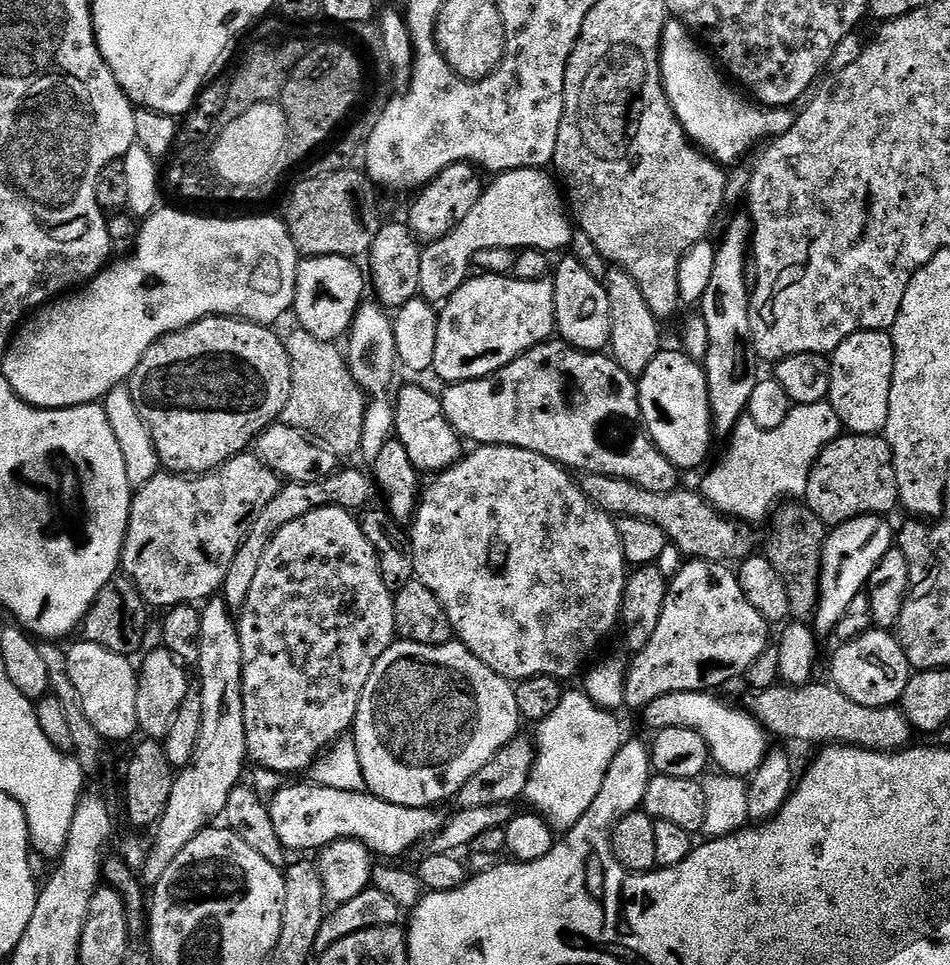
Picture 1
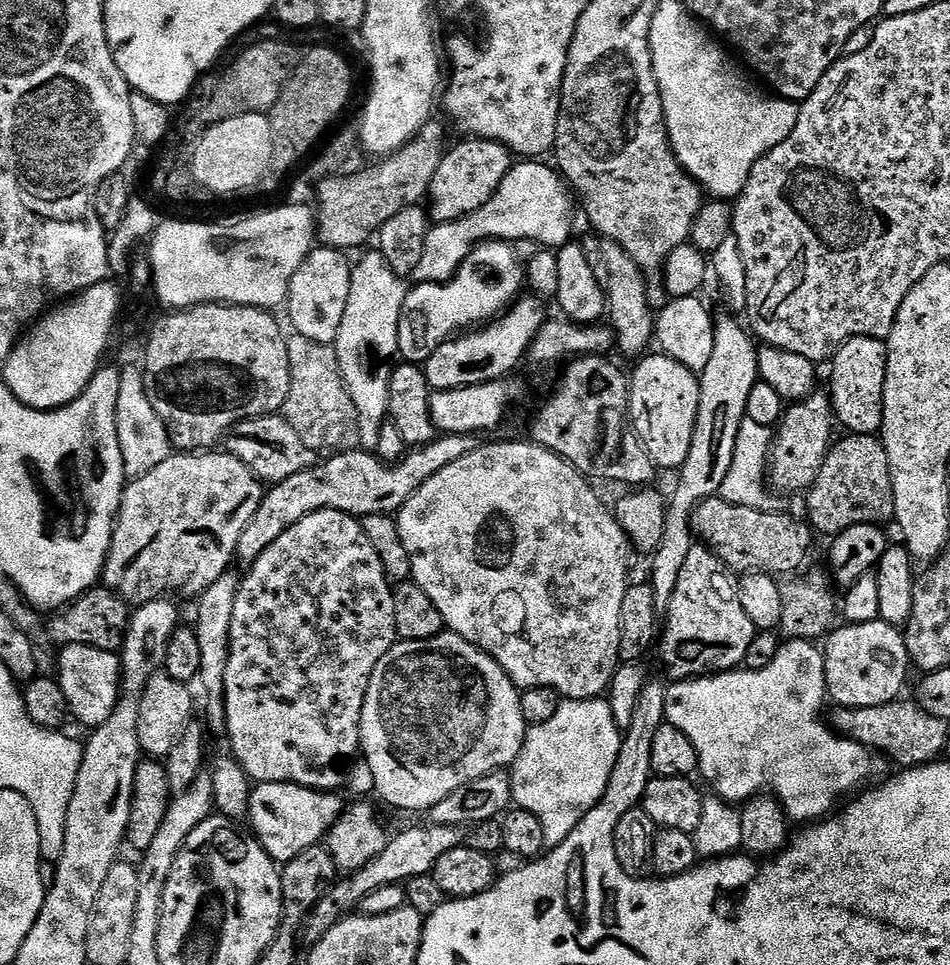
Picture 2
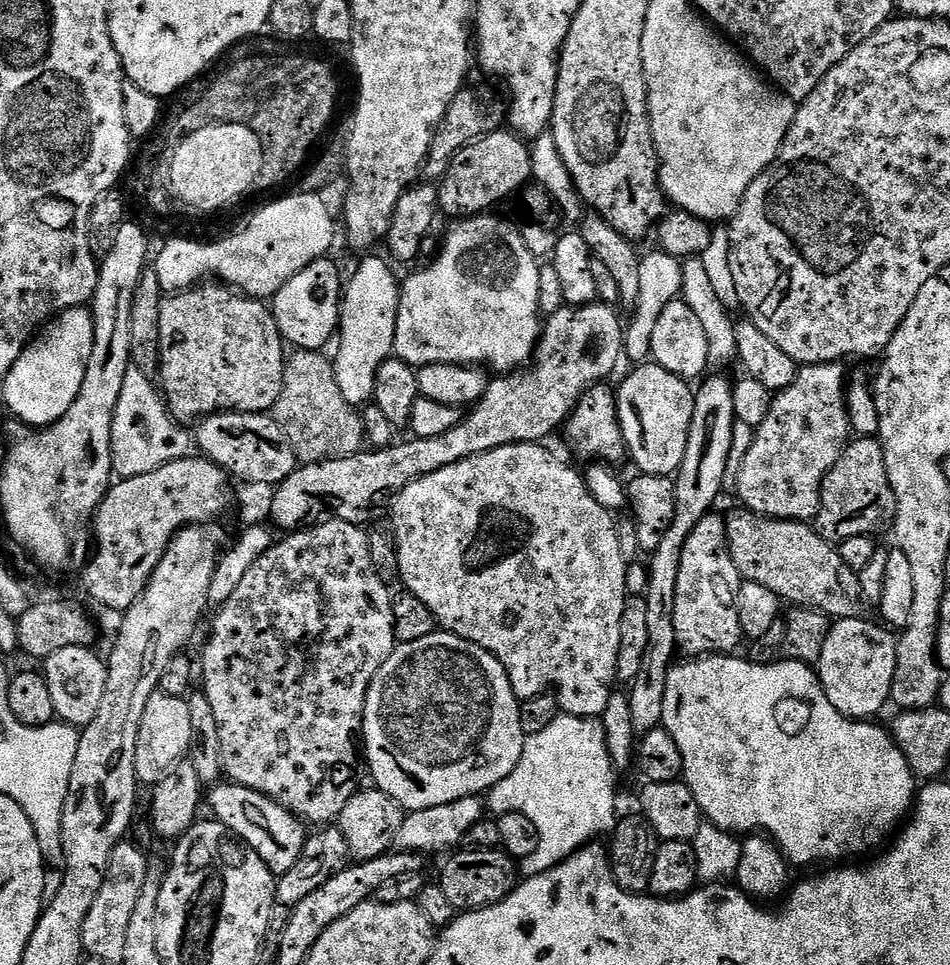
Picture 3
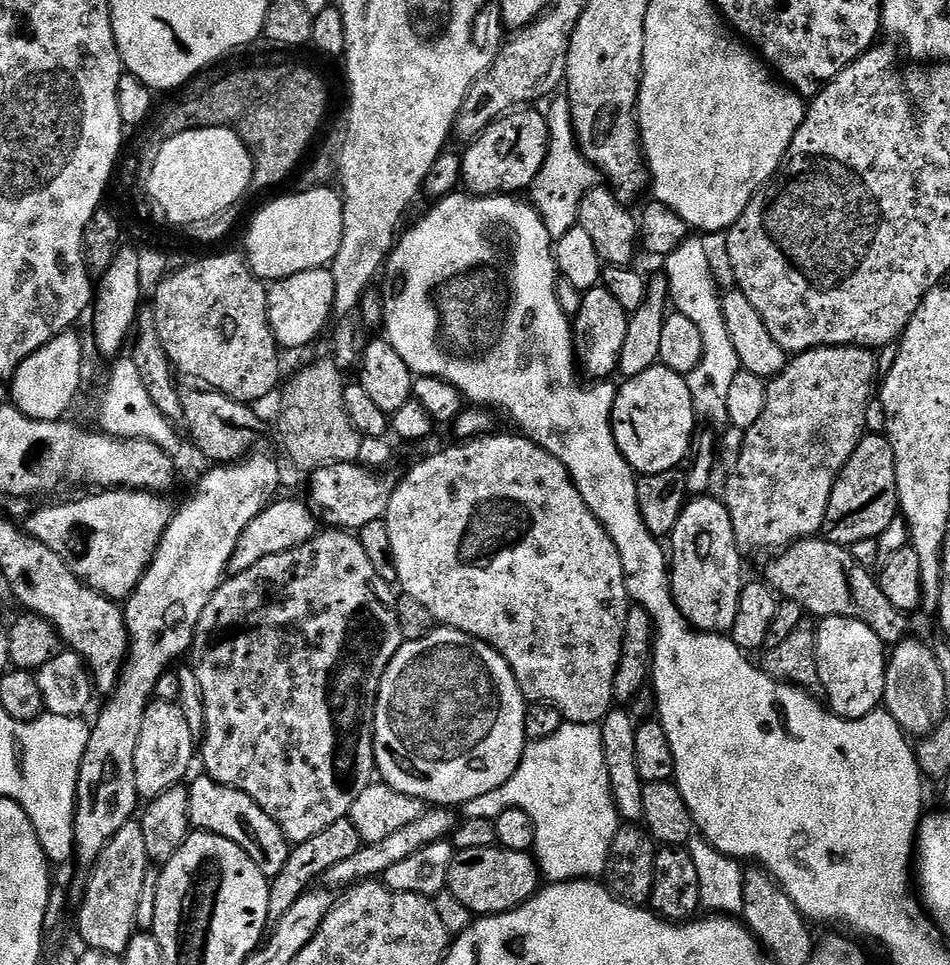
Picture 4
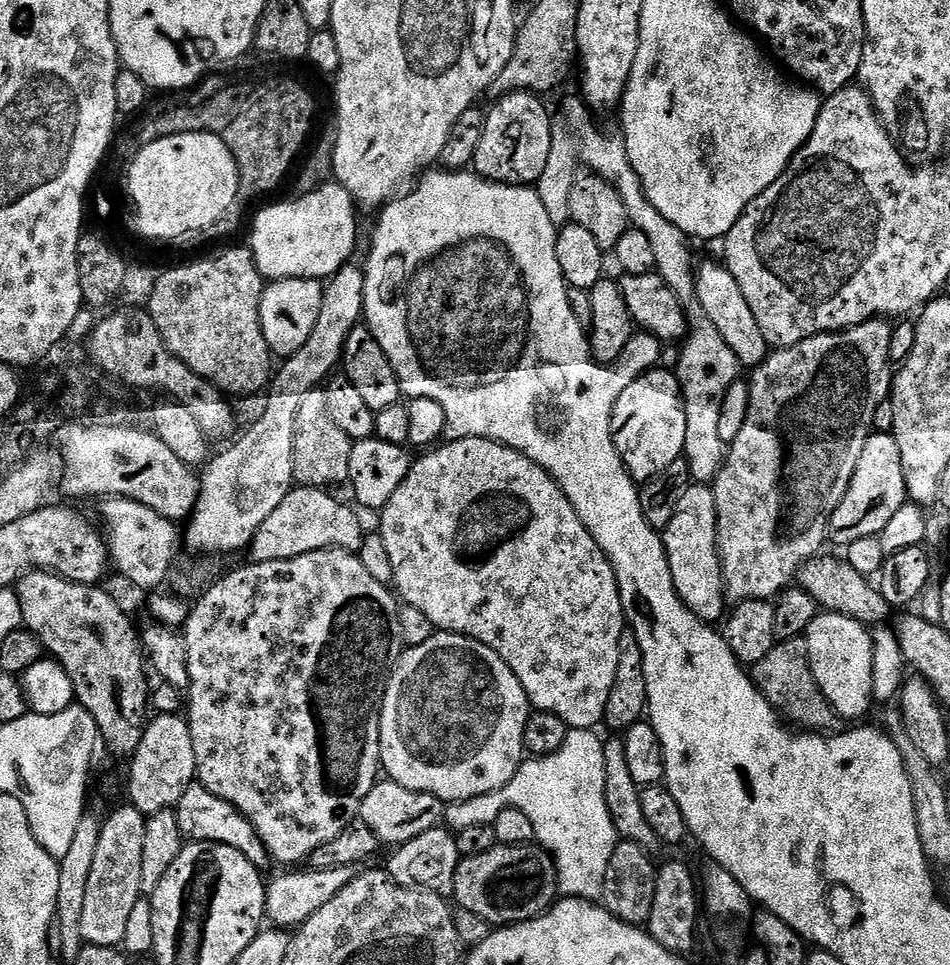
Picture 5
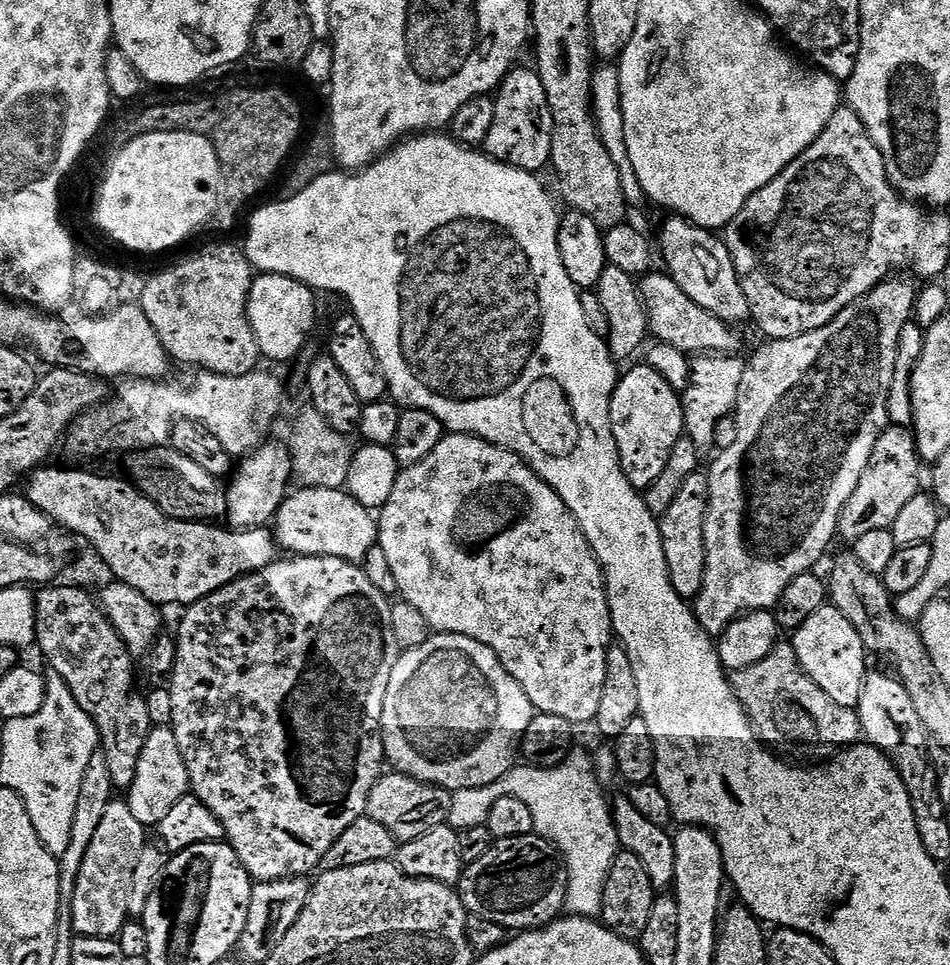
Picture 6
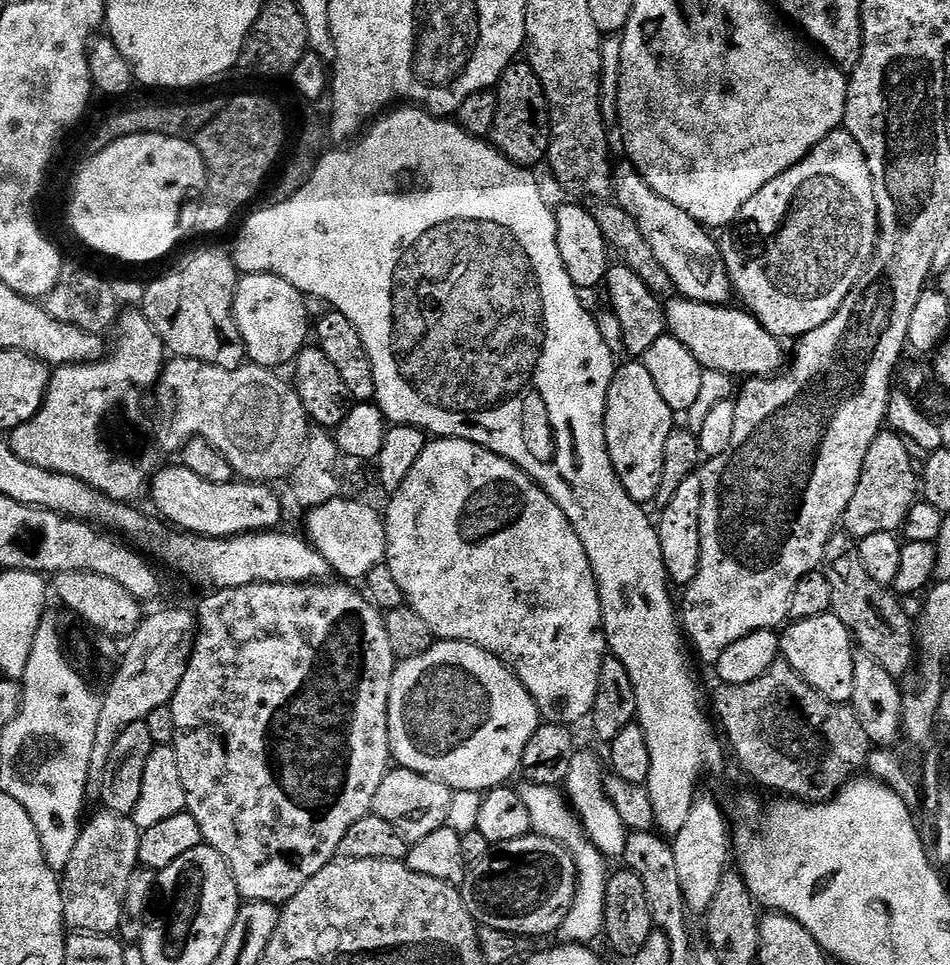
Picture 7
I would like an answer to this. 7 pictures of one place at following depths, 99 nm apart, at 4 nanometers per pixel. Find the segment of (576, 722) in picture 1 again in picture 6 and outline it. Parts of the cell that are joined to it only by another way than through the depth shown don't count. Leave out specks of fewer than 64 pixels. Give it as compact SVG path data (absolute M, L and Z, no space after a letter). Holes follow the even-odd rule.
M576 750L553 768L516 766L490 786L453 792L447 824L459 833L485 827L490 809L501 798L518 798L518 802L526 802L530 814L534 814L536 832L558 849L568 869L564 912L569 916L599 917L604 883L620 848L620 839L612 821L609 801L600 797L600 784L592 773L591 762Z

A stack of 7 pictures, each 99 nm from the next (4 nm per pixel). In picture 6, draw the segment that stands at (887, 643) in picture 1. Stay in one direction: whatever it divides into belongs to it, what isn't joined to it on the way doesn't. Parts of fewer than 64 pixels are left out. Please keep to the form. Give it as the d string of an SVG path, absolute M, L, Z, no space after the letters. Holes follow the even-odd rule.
M831 606L818 609L794 632L790 643L809 680L818 685L838 707L855 709L862 694L864 679L870 672L869 657L858 630L854 630L854 626L850 626L846 618L842 618L839 610Z

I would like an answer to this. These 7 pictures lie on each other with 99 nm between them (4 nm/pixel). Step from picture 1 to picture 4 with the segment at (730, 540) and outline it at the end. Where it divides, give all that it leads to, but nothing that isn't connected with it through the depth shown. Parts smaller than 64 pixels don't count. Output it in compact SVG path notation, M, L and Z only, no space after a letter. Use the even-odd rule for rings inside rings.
M809 538L789 544L772 558L768 564L767 583L783 599L800 604L809 617L841 616L866 622L886 646L895 646L909 635L909 613L890 606L886 594L882 594L879 579L860 565L847 547L823 538Z

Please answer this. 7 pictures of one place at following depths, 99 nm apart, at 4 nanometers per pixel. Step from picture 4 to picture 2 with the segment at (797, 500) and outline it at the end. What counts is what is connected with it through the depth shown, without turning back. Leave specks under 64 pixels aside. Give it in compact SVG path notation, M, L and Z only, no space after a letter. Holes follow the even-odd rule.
M817 390L806 399L795 401L783 413L774 432L770 459L766 465L767 479L772 479L771 487L777 493L804 494L812 487L822 462L828 457L828 449L834 443L832 426L834 427L832 401L829 399L829 393L824 390Z

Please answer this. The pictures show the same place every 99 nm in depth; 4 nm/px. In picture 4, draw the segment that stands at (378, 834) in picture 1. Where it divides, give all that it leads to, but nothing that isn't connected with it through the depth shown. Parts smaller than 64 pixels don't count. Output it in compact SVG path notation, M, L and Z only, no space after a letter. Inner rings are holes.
M200 774L193 784L187 785L190 794L190 825L201 832L212 832L215 836L230 838L262 870L266 877L274 877L282 866L286 866L286 858L290 851L290 841L284 837L283 830L266 810L259 808L245 792L239 792L225 784L220 784L207 774Z

